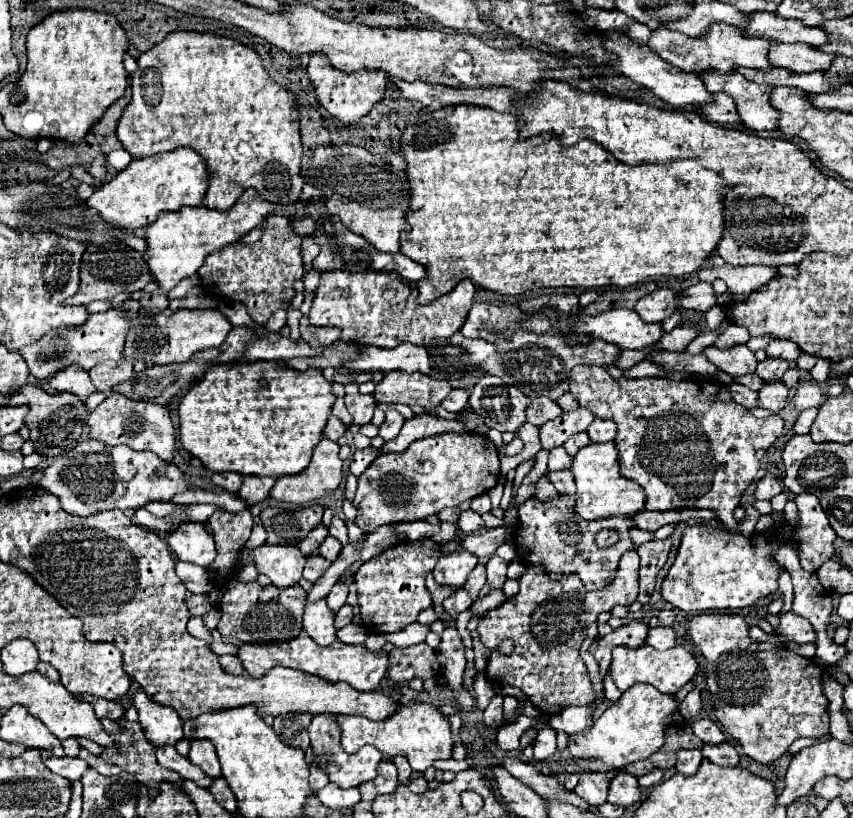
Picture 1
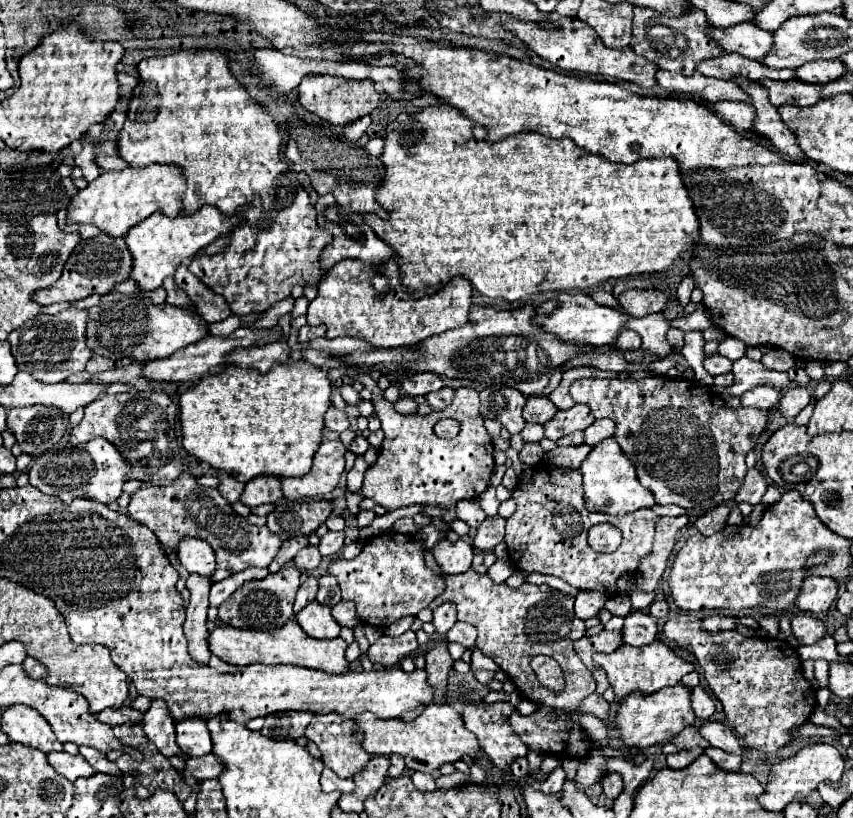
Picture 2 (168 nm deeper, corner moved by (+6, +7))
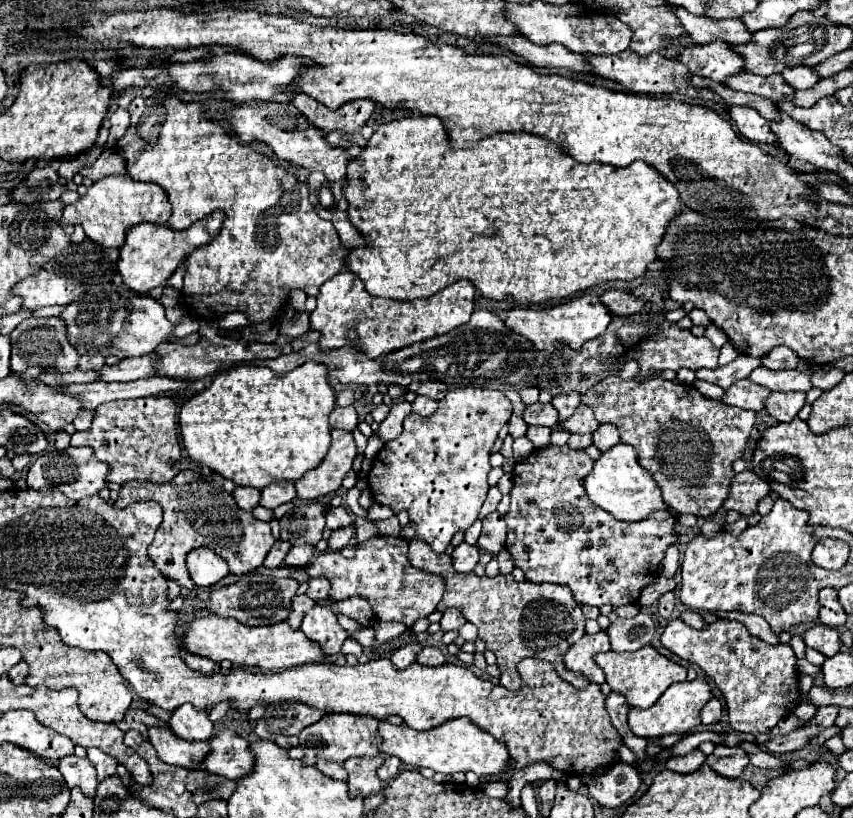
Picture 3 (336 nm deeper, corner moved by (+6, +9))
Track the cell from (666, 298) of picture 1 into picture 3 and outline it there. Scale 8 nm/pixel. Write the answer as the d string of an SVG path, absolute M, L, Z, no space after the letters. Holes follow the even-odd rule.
M608 289L600 295L600 301L604 303L604 307L608 309L608 313L612 315L620 315L620 317L628 317L628 315L636 315L640 313L640 309L644 307L644 301L626 293L626 291L616 291L616 289Z

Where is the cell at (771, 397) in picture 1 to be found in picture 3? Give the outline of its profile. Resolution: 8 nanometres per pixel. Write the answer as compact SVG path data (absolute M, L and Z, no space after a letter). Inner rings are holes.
M748 379L736 381L736 385L730 385L722 397L724 405L730 407L740 407L740 409L750 409L750 411L760 411L764 409L764 399L770 395L770 389L764 389L762 385L756 385Z

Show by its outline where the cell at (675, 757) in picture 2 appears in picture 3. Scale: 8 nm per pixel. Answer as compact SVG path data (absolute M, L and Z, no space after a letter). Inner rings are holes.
M694 749L692 753L688 753L688 755L684 755L684 757L670 757L670 759L666 761L666 769L688 775L688 773L698 771L704 761L706 761L706 755L704 755L700 749Z

